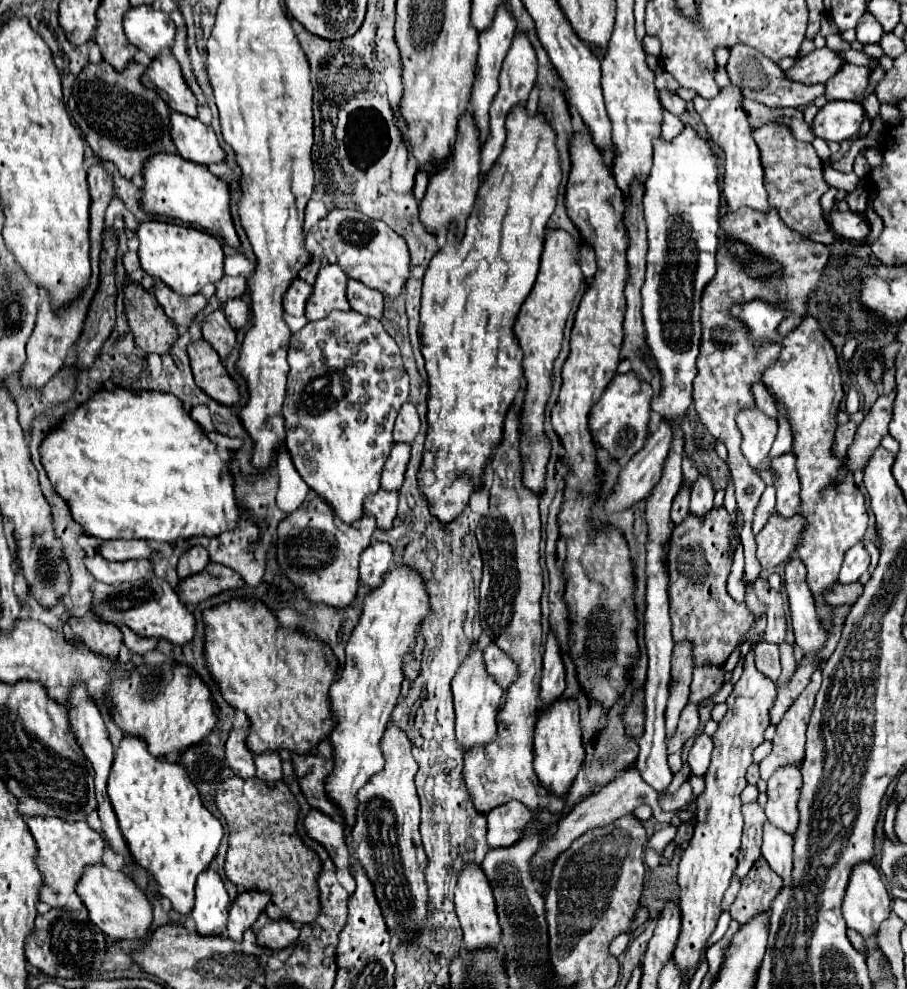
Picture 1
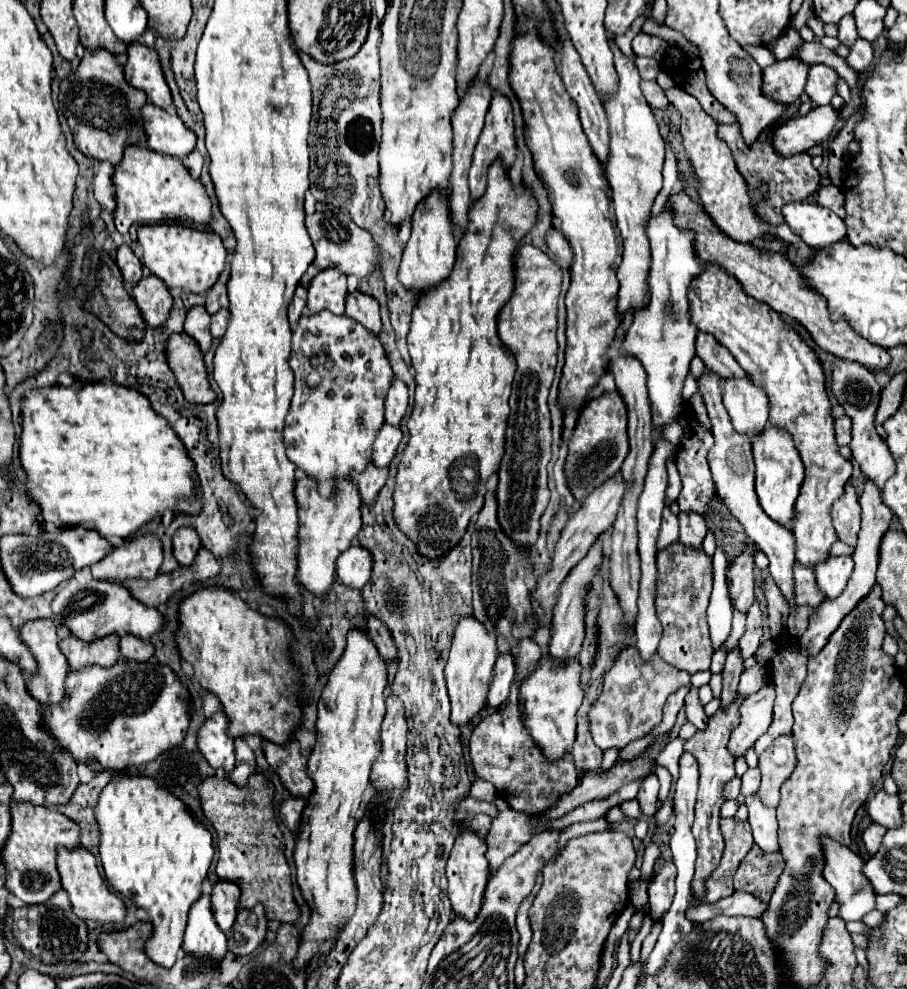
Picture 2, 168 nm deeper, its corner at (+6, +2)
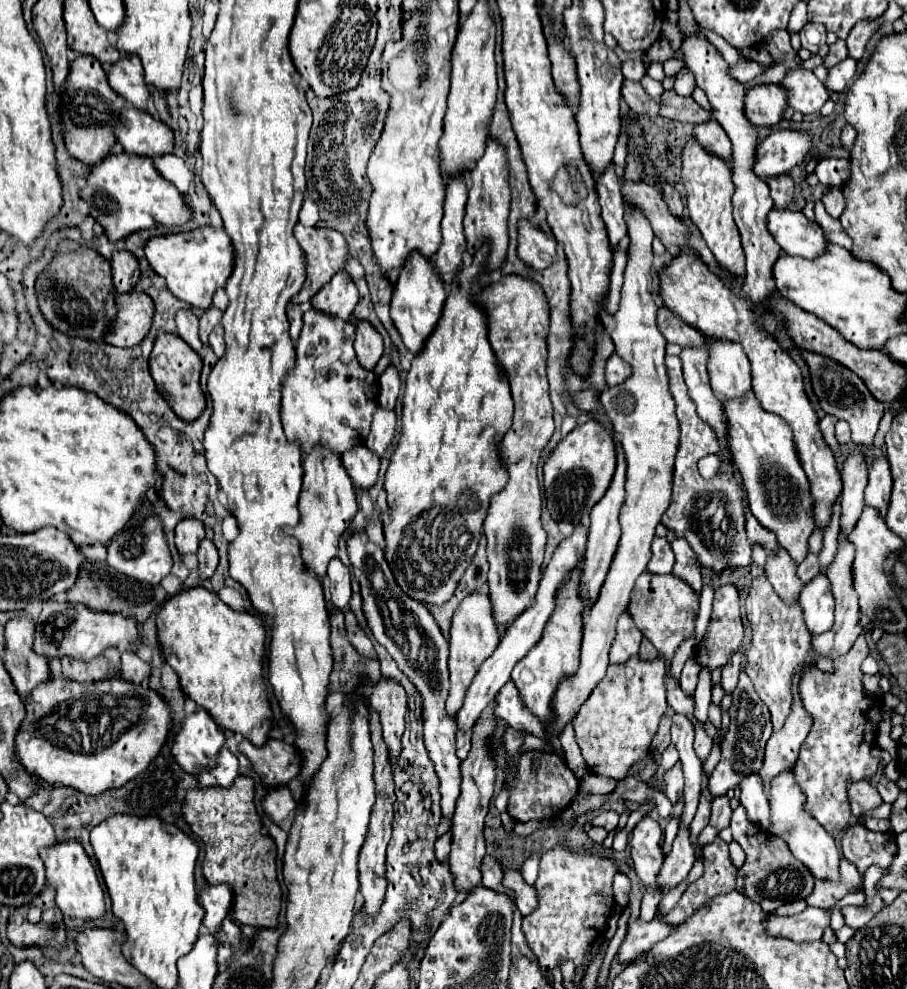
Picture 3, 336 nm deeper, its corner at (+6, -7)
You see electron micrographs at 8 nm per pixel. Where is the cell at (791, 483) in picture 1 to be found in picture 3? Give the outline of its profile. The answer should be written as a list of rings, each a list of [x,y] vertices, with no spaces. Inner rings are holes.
[[[751,391],[747,397],[725,399],[723,411],[729,431],[729,449],[747,491],[749,511],[765,529],[775,533],[777,543],[787,549],[791,559],[799,565],[809,553],[807,539],[815,529],[815,515],[811,485],[799,463],[797,449],[793,445],[793,433],[789,425],[781,421],[781,417],[761,409]]]

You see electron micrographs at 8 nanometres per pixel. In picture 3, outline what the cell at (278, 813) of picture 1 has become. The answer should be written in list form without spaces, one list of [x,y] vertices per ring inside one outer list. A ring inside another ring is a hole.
[[[237,777],[229,789],[199,787],[185,797],[183,819],[191,831],[205,843],[205,859],[201,863],[203,877],[211,885],[229,883],[233,889],[233,919],[253,927],[277,927],[281,909],[281,887],[275,875],[275,843],[261,833],[261,819],[253,803],[253,781]]]

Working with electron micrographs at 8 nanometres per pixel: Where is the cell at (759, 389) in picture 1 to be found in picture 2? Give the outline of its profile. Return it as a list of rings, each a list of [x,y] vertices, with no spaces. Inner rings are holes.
[[[699,332],[697,336],[697,356],[707,368],[717,372],[721,378],[747,378],[747,372],[737,364],[737,360],[719,344],[713,336]]]

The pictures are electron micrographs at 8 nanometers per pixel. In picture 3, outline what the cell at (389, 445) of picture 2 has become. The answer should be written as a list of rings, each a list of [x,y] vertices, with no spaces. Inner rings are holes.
[[[377,407],[377,411],[373,413],[373,423],[371,423],[371,431],[369,437],[365,441],[365,445],[377,453],[383,455],[385,449],[391,445],[395,437],[395,413],[383,407]]]

